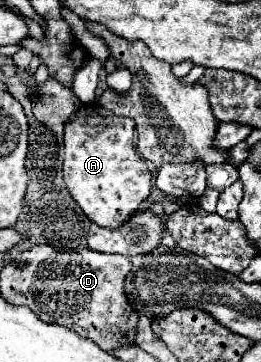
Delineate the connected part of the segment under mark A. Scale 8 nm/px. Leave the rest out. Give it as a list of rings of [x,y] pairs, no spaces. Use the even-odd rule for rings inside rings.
[[[98,105],[80,107],[76,117],[66,123],[64,183],[86,217],[104,229],[120,229],[128,223],[152,189],[152,175],[134,149],[134,129],[132,119],[116,117]]]

